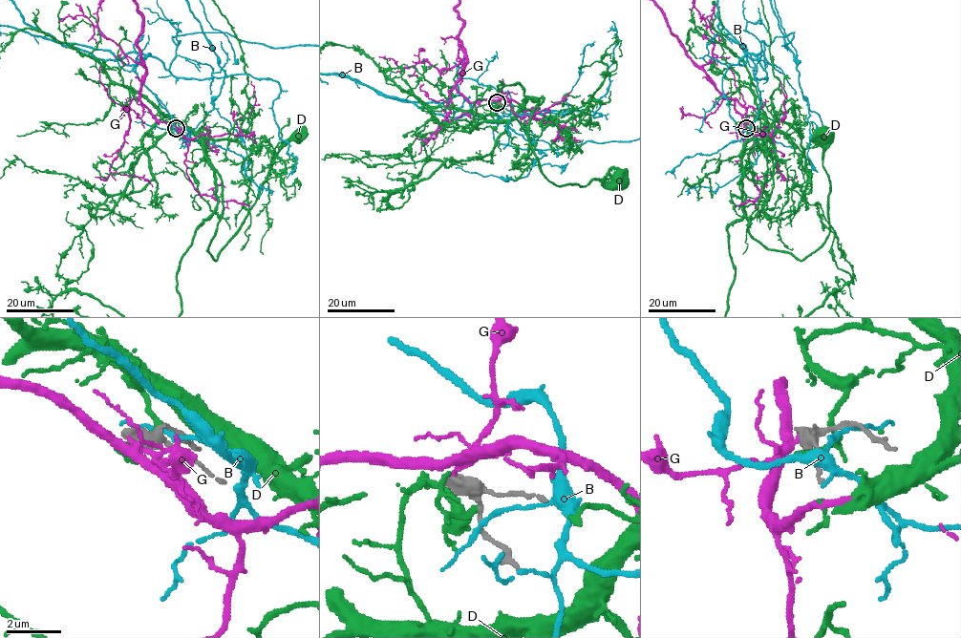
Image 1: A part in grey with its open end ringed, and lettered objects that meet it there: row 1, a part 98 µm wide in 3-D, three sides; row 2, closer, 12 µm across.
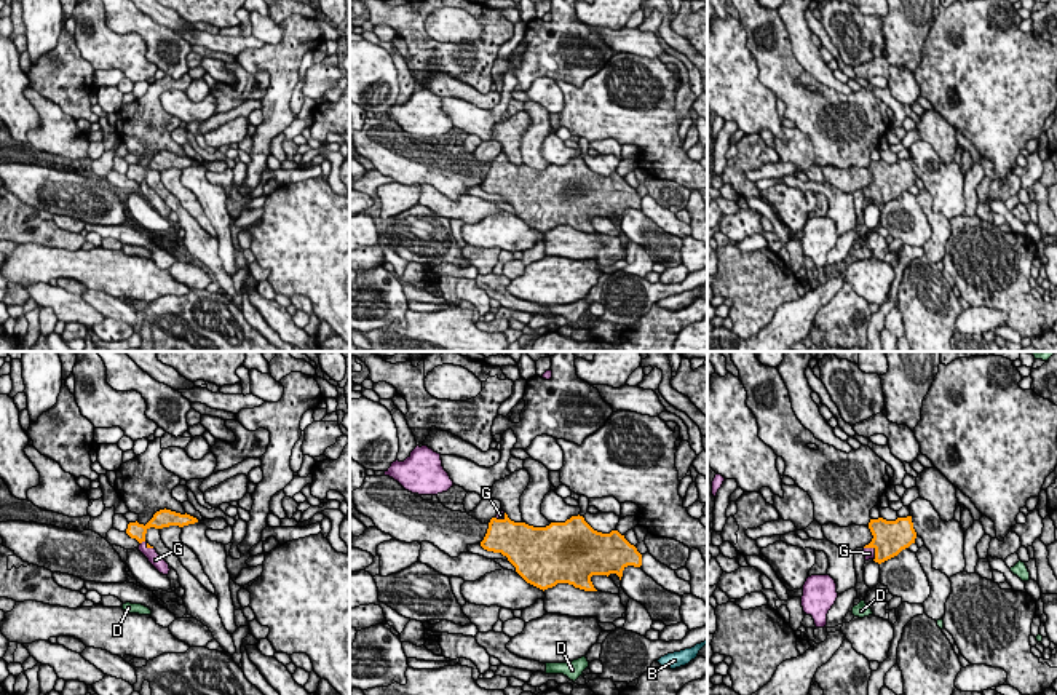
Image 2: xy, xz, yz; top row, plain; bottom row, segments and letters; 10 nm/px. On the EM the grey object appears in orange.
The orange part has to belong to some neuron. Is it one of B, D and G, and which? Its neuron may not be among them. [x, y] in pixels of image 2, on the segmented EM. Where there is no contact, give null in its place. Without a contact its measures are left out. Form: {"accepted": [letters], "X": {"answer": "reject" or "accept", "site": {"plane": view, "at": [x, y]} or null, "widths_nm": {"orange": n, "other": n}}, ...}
{"accepted": ["G"], "B": {"answer": "reject", "site": null}, "D": {"answer": "reject", "site": null}, "G": {"answer": "accept", "site": {"plane": "yz", "at": [875, 550]}, "widths_nm": {"orange": 360, "other": 120}}}

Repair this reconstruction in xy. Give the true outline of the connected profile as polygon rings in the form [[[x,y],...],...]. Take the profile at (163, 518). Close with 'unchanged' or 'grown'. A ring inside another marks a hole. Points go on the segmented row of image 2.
[[[160,510],[153,514],[153,518],[144,526],[136,522],[129,522],[126,534],[131,538],[136,538],[141,545],[139,545],[139,551],[148,559],[148,562],[163,575],[169,574],[169,564],[156,553],[156,550],[153,546],[150,546],[145,542],[145,534],[150,527],[155,529],[163,529],[163,527],[169,527],[169,526],[188,526],[188,524],[195,524],[198,522],[196,518],[190,516],[190,514],[180,514],[171,510]]]; grown

